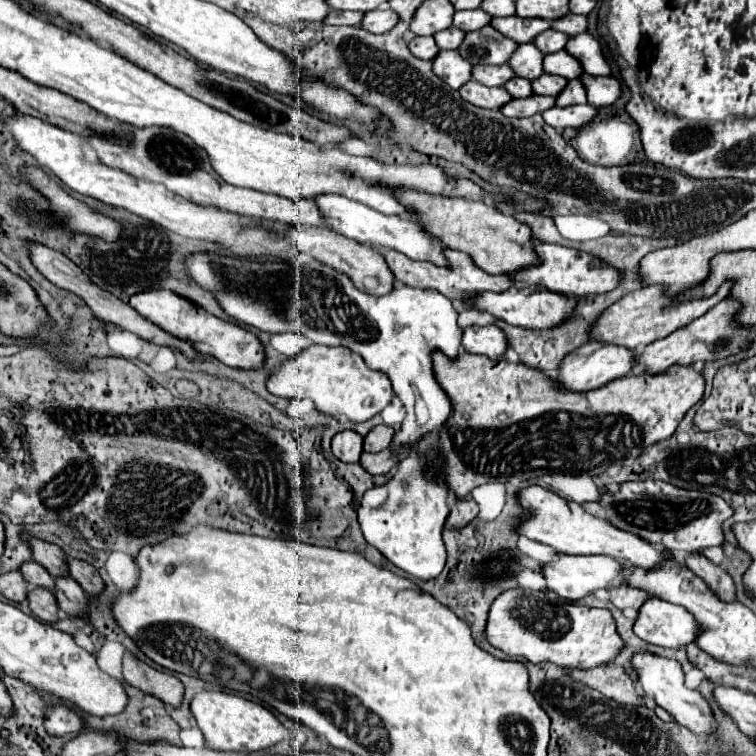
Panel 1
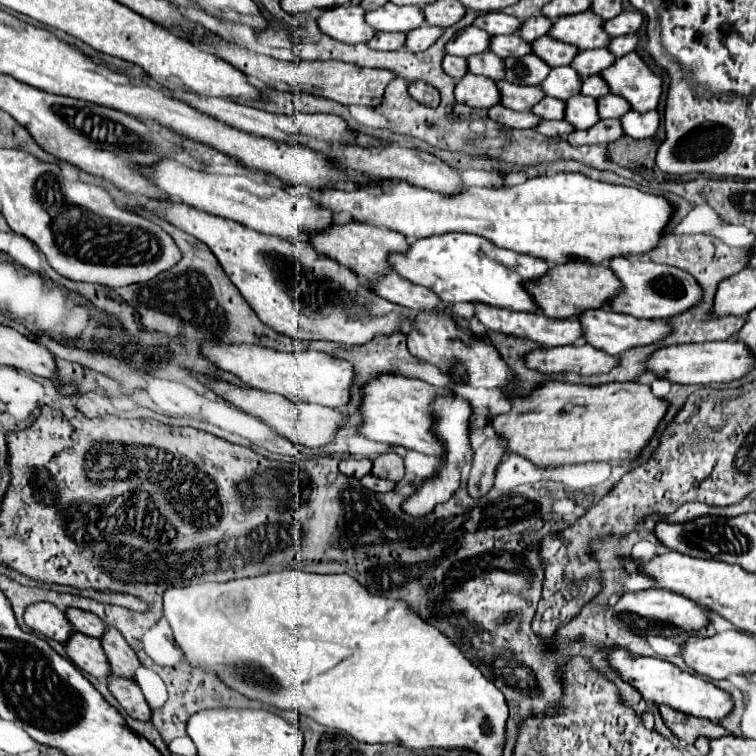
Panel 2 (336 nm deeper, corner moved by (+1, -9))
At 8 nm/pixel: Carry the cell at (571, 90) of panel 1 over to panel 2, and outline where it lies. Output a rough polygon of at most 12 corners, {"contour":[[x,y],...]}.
{"contour":[[597,98],[599,118],[621,118],[631,110],[625,98]]}

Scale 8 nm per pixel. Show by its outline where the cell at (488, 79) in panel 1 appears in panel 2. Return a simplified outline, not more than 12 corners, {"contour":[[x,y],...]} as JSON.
{"contour":[[495,82],[501,104],[531,110],[545,94],[539,86]]}

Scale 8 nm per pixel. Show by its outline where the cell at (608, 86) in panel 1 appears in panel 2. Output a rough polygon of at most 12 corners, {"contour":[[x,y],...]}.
{"contour":[[629,110],[619,120],[623,132],[637,140],[651,138],[659,114]]}

